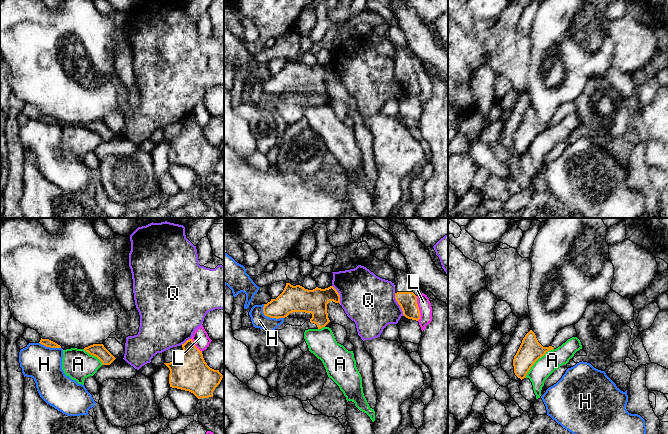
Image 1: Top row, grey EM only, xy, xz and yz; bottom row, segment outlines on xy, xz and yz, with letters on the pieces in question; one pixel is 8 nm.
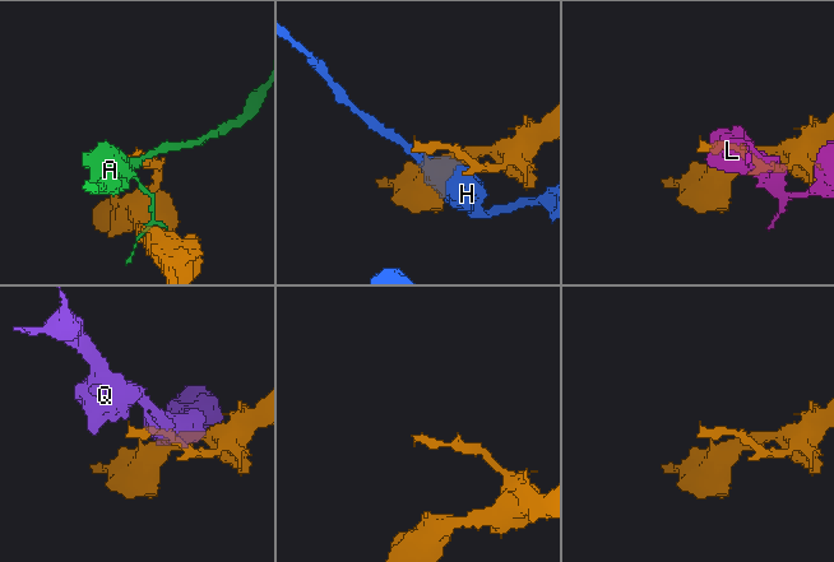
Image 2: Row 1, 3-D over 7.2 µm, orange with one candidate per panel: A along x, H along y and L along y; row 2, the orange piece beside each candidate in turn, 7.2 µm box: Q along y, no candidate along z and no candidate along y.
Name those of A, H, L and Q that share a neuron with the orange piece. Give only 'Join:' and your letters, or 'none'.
Join: none

